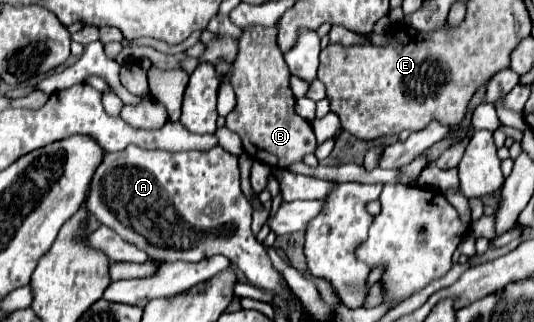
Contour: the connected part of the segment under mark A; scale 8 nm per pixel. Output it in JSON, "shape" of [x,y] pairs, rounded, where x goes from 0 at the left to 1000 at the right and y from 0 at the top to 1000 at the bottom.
{"shape":[[[412,447],[401,466],[360,466],[360,472],[315,472],[315,466],[273,466],[258,453],[240,453],[225,472],[195,478],[191,509],[180,522],[169,602],[161,615],[165,652],[199,696],[217,714],[232,745],[266,770],[281,801],[300,814],[371,814],[378,801],[393,801],[401,789],[419,789],[434,807],[438,826],[457,832],[464,876],[479,894],[528,907],[524,857],[509,832],[509,814],[479,733],[468,714],[472,696],[472,634],[457,609],[449,584],[449,516],[446,484],[419,466]]]}

